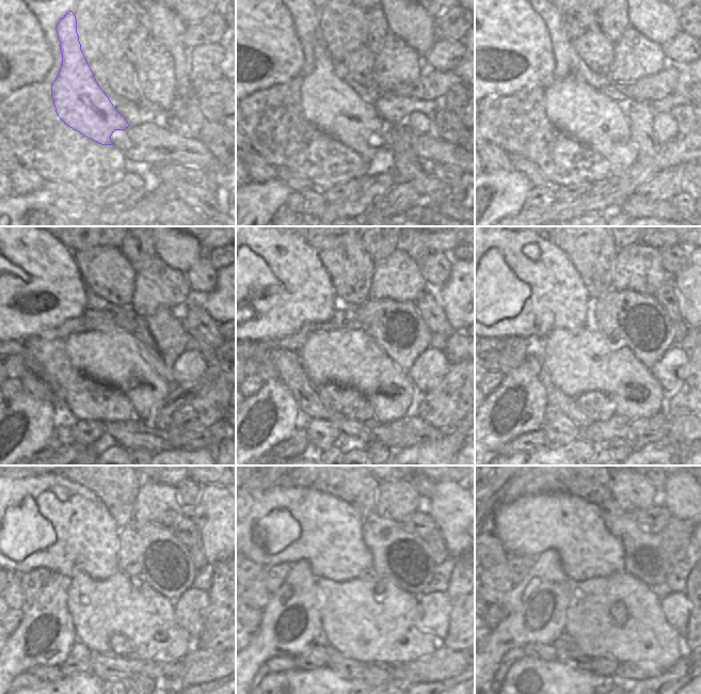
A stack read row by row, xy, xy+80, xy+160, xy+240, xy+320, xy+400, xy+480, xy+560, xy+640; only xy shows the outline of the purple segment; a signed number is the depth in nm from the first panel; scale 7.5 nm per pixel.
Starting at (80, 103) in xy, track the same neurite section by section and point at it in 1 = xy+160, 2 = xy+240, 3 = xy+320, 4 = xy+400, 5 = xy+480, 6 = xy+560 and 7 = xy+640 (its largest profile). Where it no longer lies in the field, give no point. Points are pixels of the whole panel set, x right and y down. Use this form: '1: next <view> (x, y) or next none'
1: next xy+160 (580, 111)
2: next xy+240 (117, 359)
3: next xy+320 (351, 359)
4: next xy+400 (578, 361)
5: next xy+480 (99, 609)
6: next xy+560 (369, 619)
7: next xy+640 (647, 635)

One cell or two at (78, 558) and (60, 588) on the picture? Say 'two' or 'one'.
two

